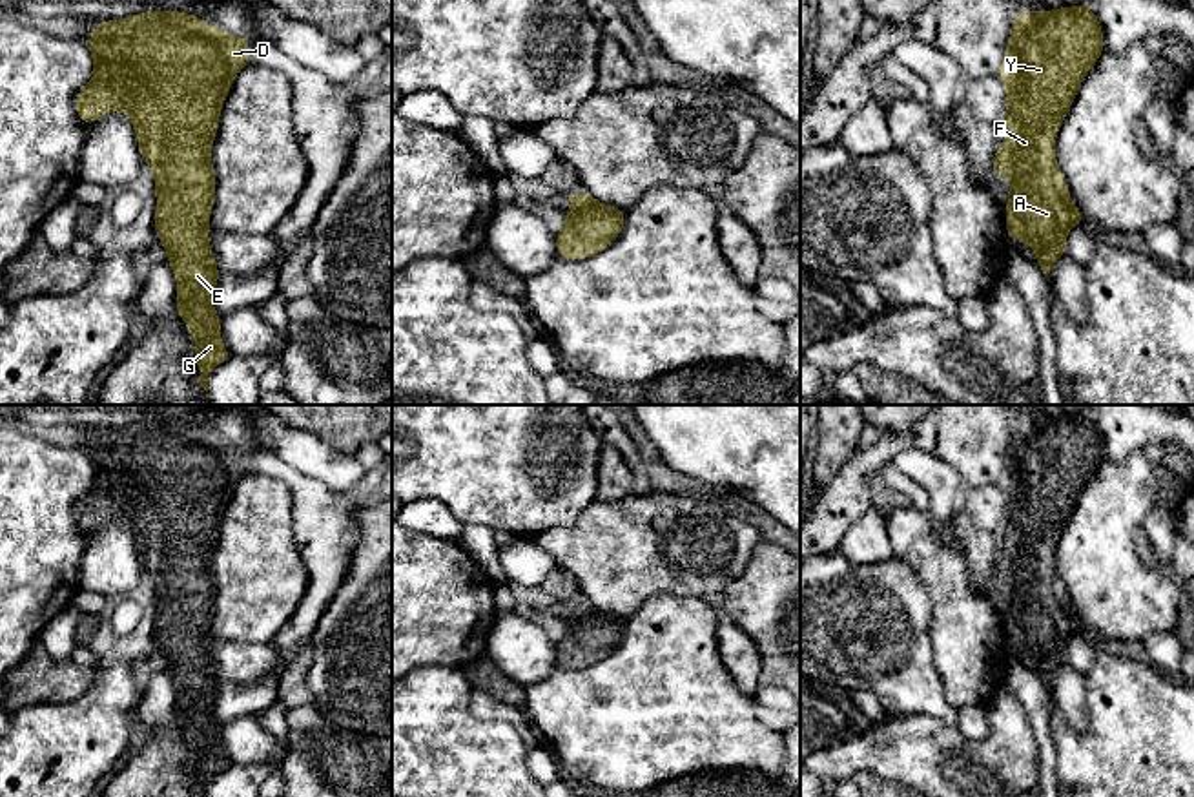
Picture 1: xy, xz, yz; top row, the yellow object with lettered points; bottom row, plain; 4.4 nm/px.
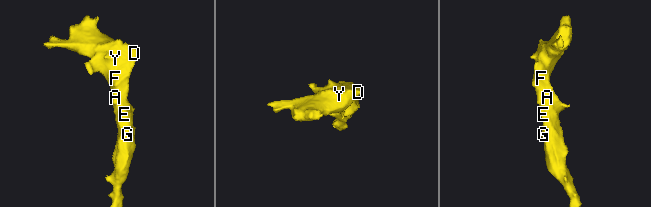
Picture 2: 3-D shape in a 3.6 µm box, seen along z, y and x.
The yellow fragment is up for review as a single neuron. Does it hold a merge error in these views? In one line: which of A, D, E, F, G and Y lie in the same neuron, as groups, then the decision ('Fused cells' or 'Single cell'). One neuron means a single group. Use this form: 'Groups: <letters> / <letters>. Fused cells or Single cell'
Groups: A D E F G Y. Single cell

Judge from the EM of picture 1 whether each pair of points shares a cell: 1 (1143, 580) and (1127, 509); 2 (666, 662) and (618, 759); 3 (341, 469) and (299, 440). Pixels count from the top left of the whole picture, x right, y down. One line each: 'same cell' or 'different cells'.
1: same cell
2: same cell
3: same cell

